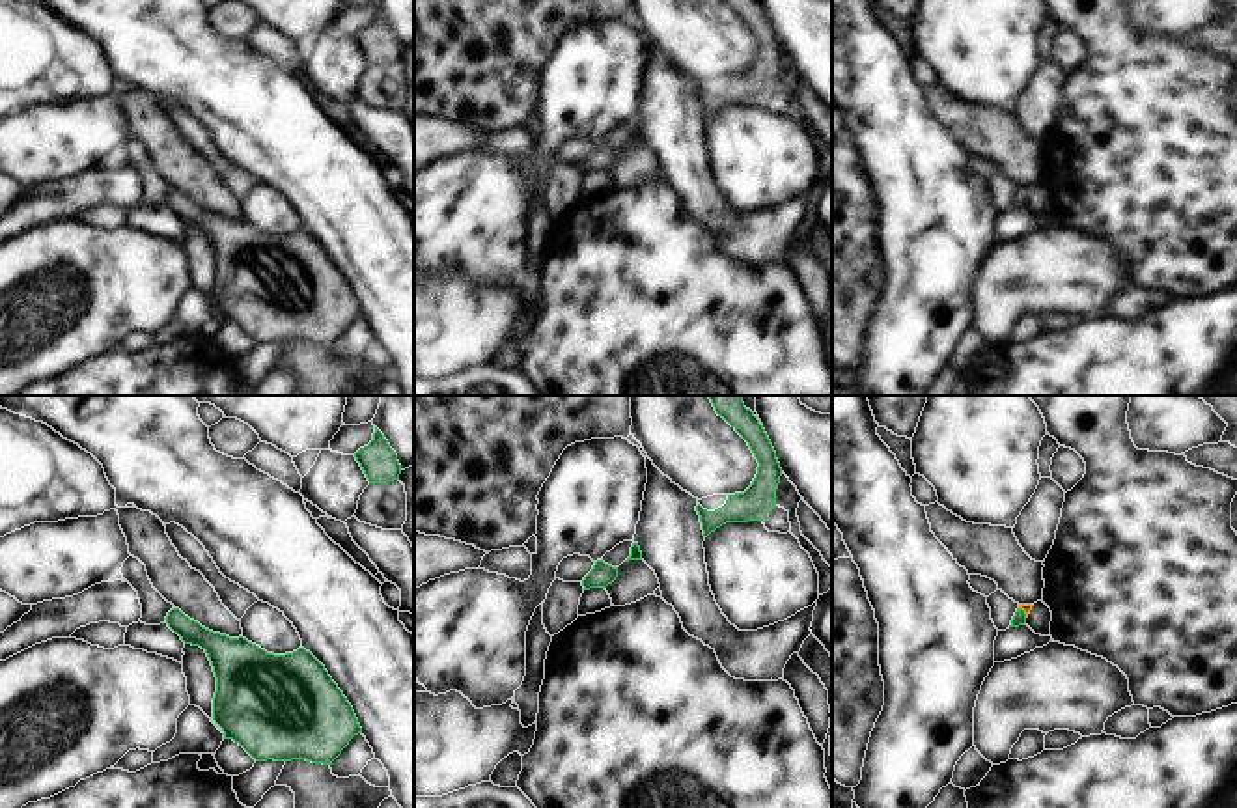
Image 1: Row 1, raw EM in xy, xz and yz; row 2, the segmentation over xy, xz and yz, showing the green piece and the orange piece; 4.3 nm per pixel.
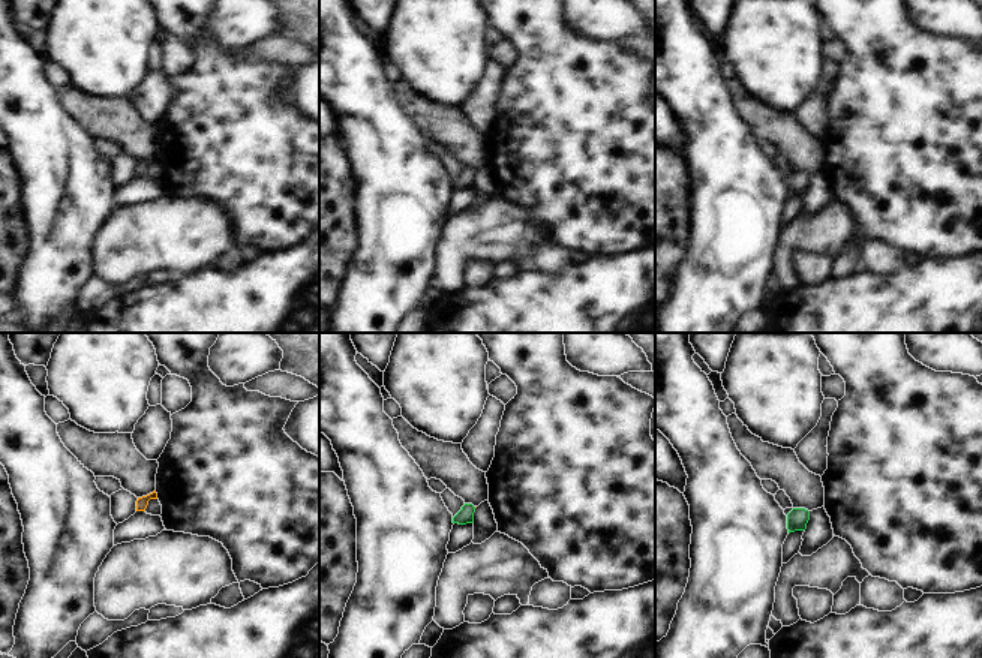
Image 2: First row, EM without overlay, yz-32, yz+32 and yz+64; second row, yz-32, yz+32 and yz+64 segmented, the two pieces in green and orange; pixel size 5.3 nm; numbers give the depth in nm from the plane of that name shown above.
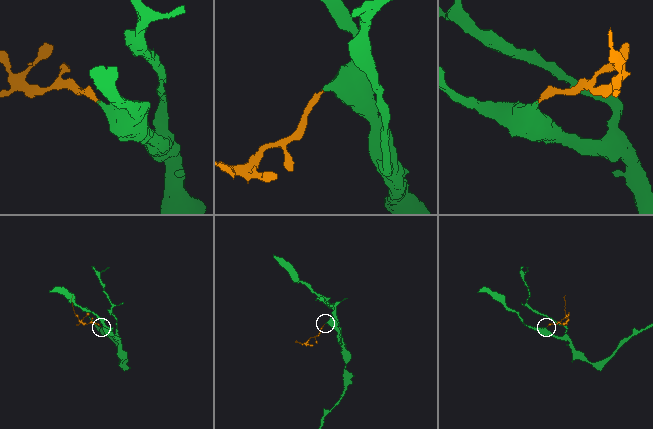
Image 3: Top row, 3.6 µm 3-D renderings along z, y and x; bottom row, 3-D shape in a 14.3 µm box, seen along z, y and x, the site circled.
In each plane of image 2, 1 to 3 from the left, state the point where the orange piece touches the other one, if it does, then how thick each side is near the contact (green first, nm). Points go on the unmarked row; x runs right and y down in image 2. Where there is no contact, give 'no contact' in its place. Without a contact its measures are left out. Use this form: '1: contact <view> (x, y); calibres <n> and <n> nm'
1: no contact
2: no contact
3: no contact

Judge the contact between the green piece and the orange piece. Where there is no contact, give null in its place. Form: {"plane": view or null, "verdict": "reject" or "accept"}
{"plane": "yz", "verdict": "accept"}

